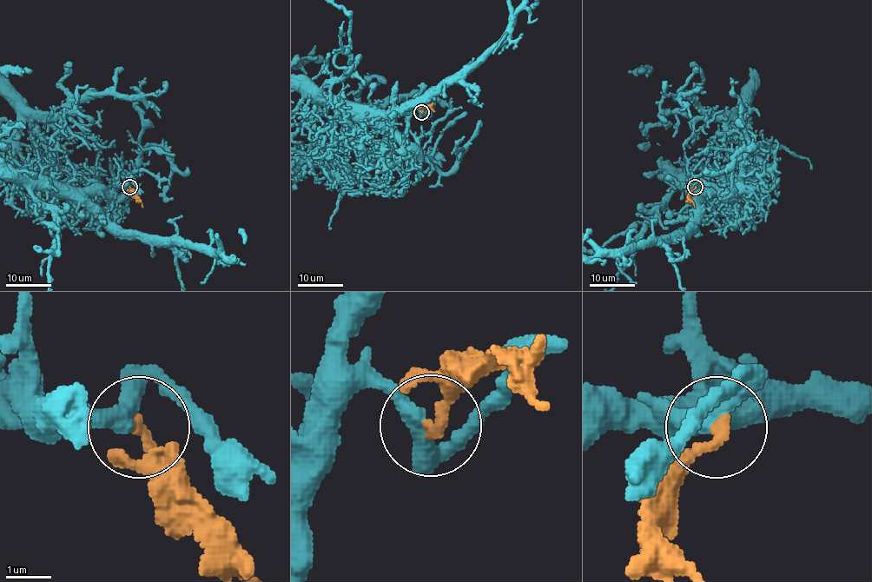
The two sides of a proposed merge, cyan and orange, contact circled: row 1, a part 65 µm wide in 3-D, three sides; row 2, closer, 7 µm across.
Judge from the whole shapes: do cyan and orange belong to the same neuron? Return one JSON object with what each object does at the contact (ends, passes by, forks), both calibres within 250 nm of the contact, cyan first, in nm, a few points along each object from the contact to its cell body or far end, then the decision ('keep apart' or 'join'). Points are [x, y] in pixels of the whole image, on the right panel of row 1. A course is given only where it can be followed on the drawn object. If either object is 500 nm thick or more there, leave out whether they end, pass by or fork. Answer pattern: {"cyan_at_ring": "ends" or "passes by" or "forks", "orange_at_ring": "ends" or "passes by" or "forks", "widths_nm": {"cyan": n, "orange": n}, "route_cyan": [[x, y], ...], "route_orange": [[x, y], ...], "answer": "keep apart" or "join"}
{"cyan_at_ring": "passes by", "orange_at_ring": "ends", "widths_nm": {"cyan": 360, "orange": 240}, "route_cyan": [[694, 187], [713, 185], [718, 191], [699, 203], [696, 198]], "route_orange": [[694, 187], [689, 198], [694, 207]], "answer": "keep apart"}

